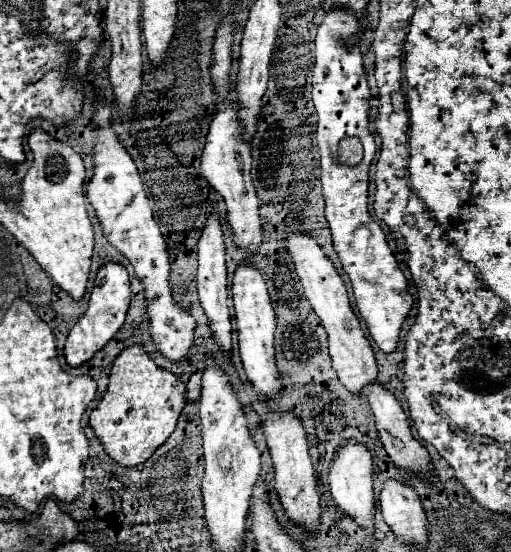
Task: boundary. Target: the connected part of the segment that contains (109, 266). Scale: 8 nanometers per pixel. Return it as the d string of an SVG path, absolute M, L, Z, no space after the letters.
M105 263L103 267L99 267L87 311L79 317L79 321L71 327L71 331L67 335L63 353L71 367L77 367L77 365L89 361L119 331L119 327L125 321L125 313L129 309L129 297L131 297L131 293L129 293L127 269L121 263Z

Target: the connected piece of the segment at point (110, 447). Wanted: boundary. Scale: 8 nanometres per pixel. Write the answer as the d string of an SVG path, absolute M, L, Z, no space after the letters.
M129 345L117 355L111 367L109 387L89 415L89 425L111 459L125 467L135 467L145 463L151 453L167 441L185 403L185 383L181 377L157 367L143 345Z

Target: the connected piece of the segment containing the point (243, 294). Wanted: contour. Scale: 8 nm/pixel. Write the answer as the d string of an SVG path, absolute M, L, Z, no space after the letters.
M239 263L233 275L233 285L231 285L231 297L235 305L235 321L237 321L237 331L239 331L239 351L241 351L241 361L247 373L247 379L255 385L257 395L261 399L275 397L281 389L281 383L277 381L277 367L275 367L275 351L273 351L273 335L275 335L275 311L273 303L267 293L267 285L251 263Z

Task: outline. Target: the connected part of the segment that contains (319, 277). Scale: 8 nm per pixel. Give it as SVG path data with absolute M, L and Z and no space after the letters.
M291 231L287 237L287 253L293 259L295 271L301 279L305 297L309 301L309 305L313 307L313 311L319 315L327 335L329 335L329 355L333 359L333 369L339 375L339 381L351 391L351 393L359 393L367 383L375 381L377 377L377 363L373 357L373 349L361 329L359 319L355 317L349 297L347 297L347 289L343 279L339 277L337 269L333 267L331 259L323 253L321 245L315 241L315 237L311 237L305 231Z

